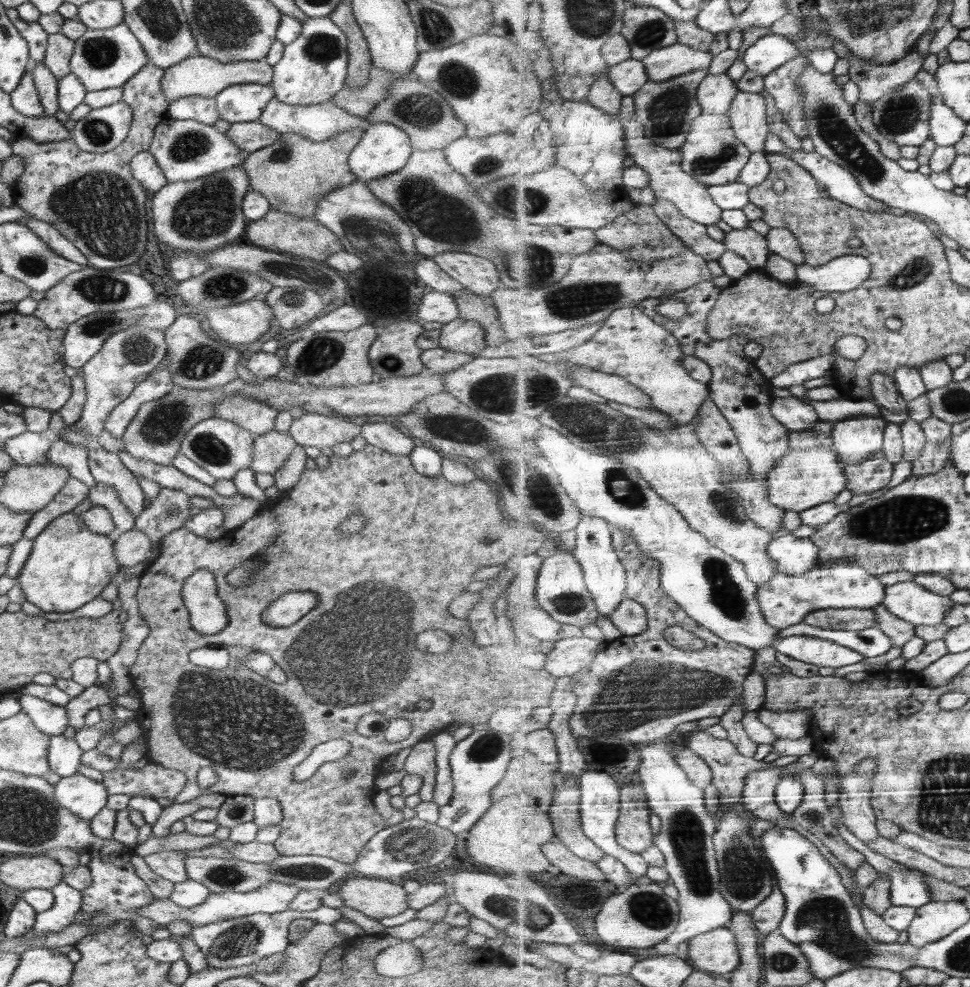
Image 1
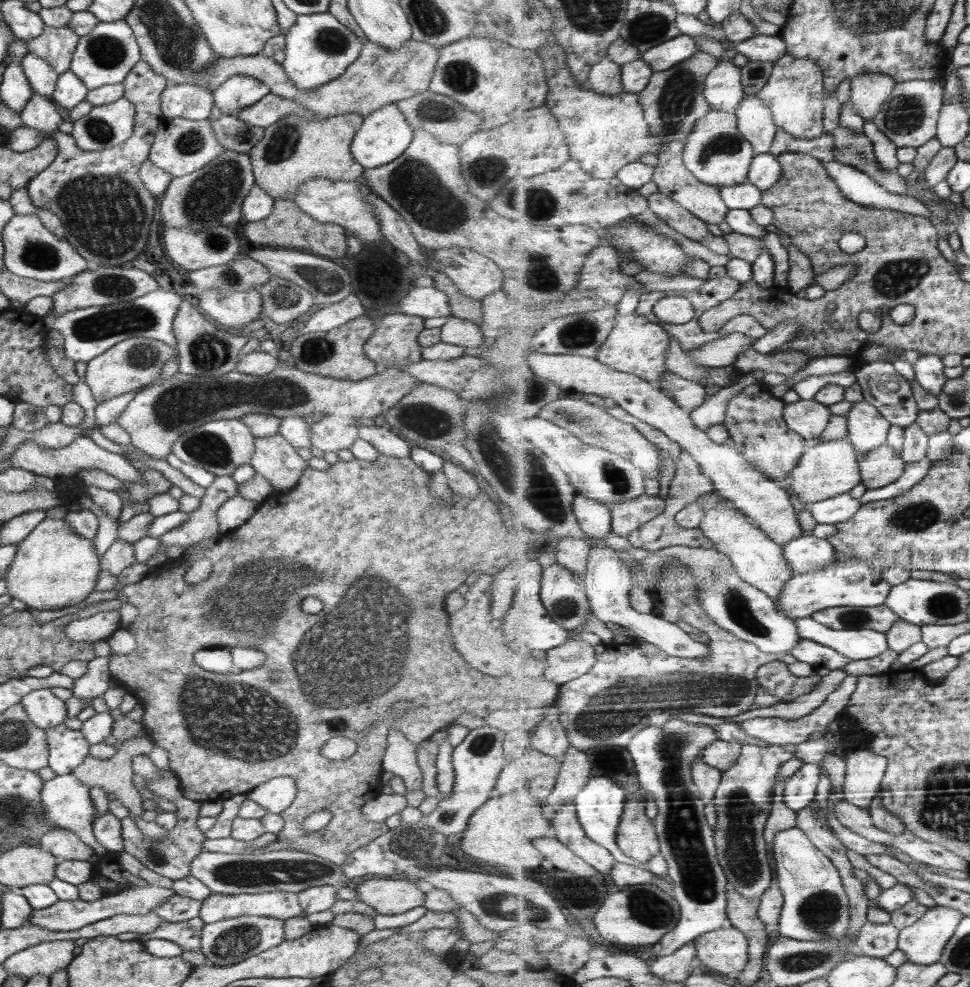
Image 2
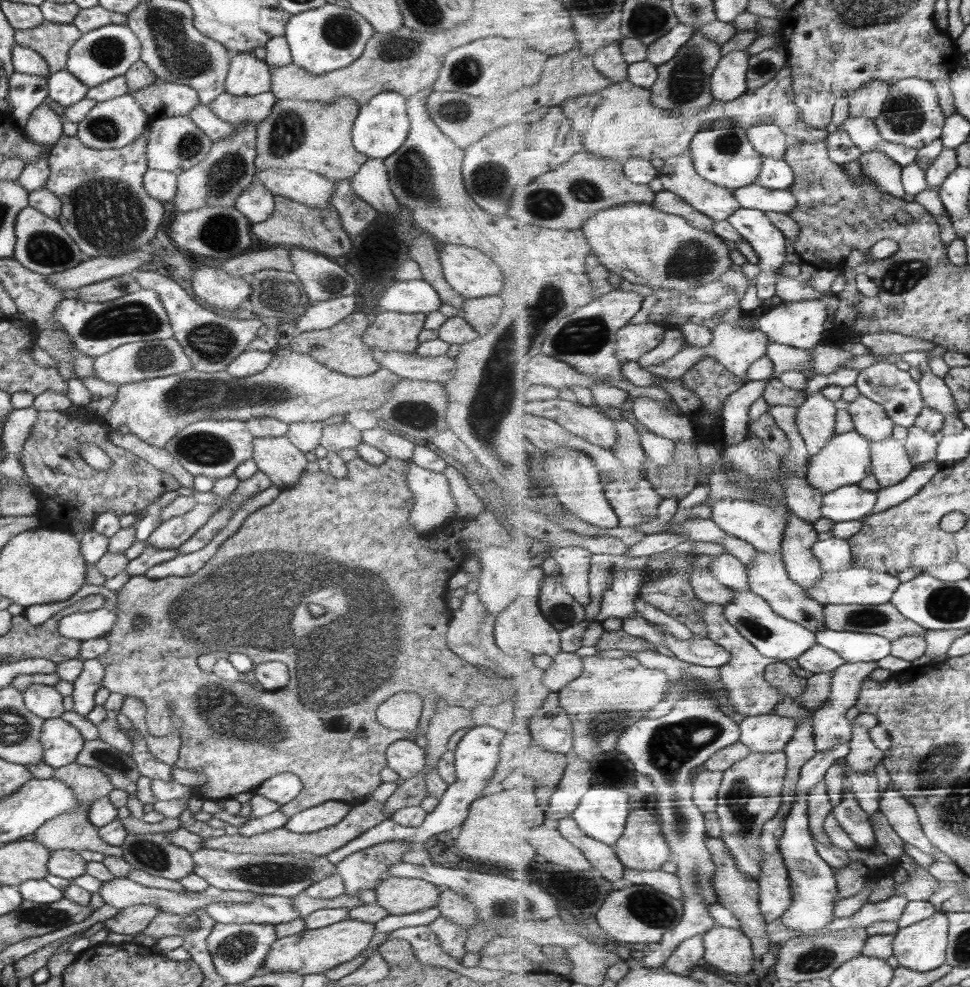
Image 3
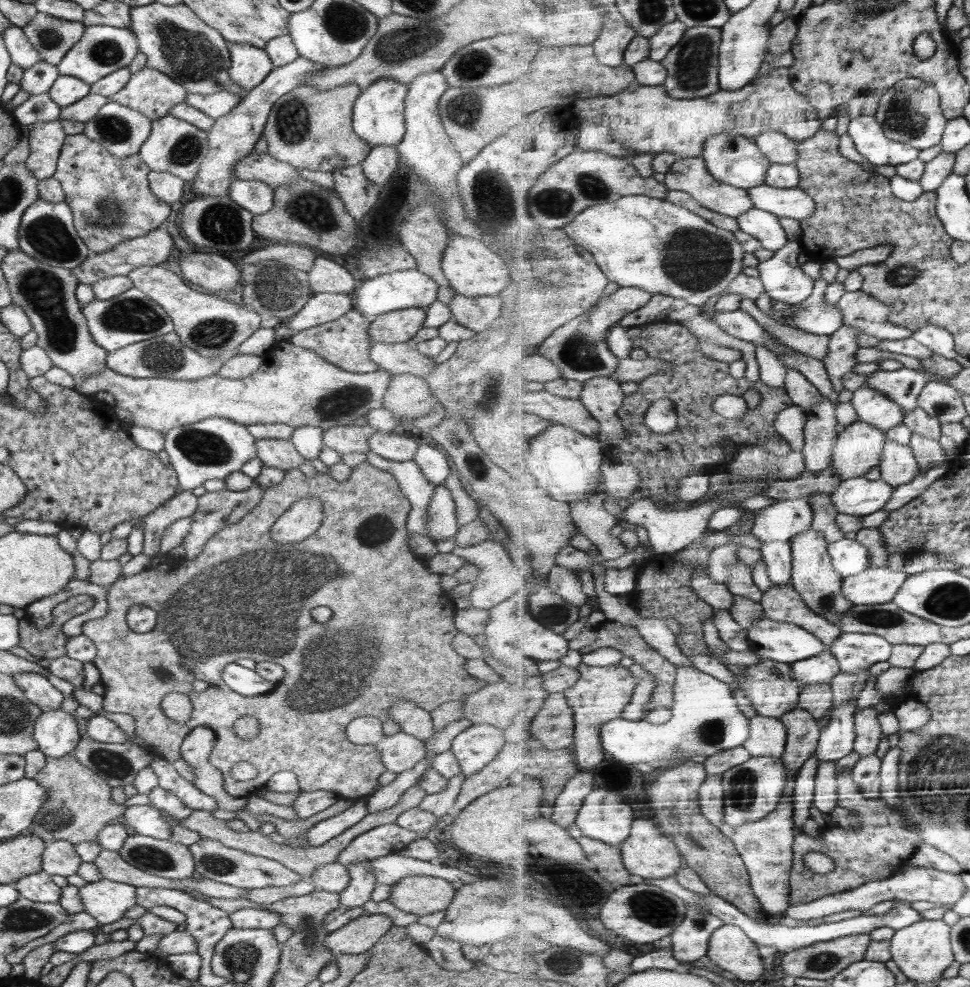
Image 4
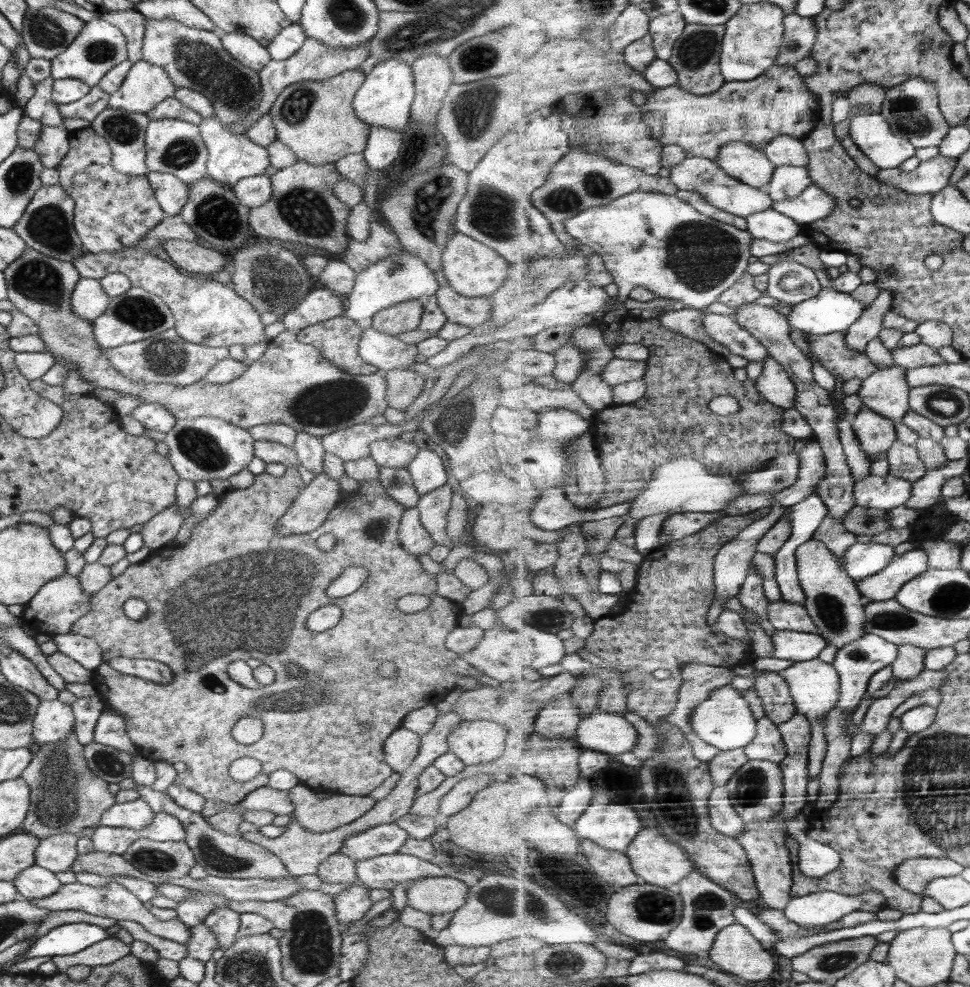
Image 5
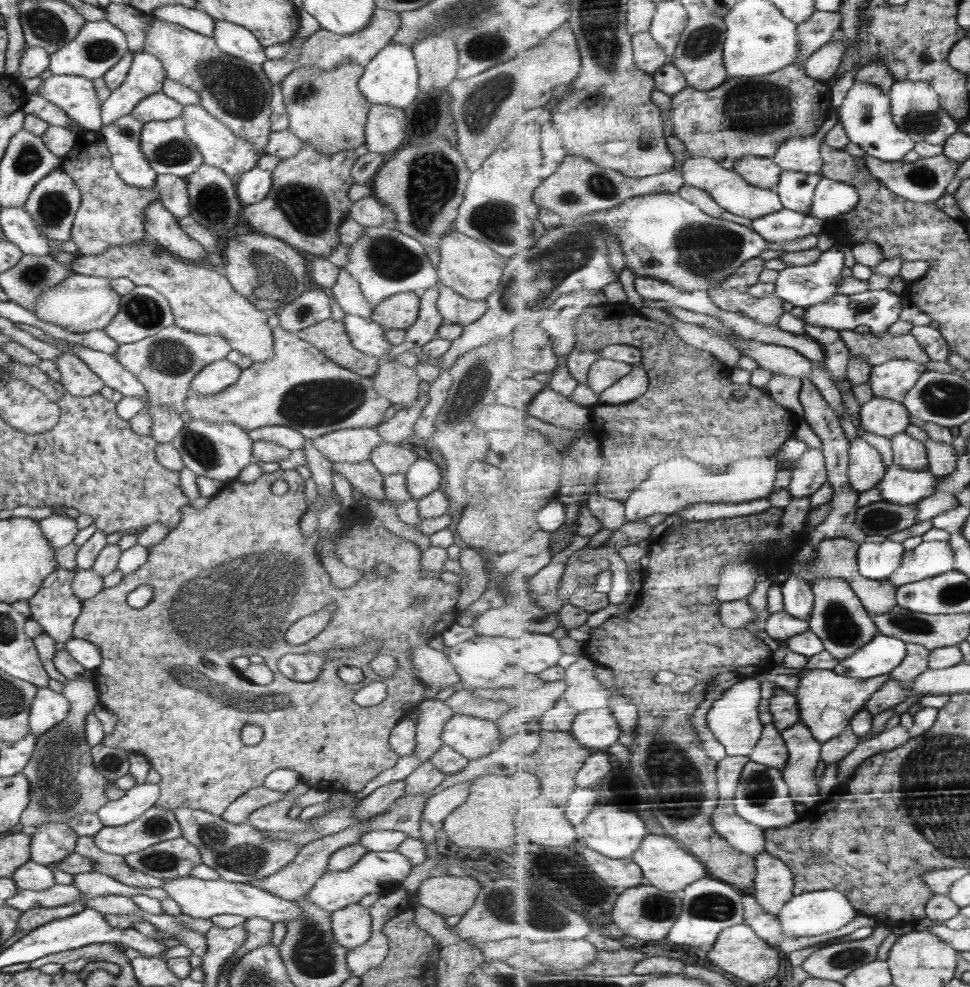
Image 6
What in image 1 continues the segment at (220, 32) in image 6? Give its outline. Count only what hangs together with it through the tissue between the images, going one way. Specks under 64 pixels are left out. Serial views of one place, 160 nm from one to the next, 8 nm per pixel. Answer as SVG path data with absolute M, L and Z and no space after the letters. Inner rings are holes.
M243 83L227 86L214 98L219 118L232 122L256 122L274 97L271 85Z

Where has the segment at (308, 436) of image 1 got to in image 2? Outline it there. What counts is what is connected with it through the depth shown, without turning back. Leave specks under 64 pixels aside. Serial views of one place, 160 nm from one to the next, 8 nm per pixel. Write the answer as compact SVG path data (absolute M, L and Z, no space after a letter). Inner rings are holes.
M320 420L309 426L311 445L323 452L338 452L349 449L359 437L356 426L340 424L334 420Z

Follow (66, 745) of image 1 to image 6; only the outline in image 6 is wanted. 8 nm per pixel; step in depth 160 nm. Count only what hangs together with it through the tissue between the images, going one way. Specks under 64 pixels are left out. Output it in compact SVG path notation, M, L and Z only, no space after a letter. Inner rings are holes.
M46 686L38 688L30 709L29 732L40 738L62 722L68 713L69 702L62 693L56 693Z

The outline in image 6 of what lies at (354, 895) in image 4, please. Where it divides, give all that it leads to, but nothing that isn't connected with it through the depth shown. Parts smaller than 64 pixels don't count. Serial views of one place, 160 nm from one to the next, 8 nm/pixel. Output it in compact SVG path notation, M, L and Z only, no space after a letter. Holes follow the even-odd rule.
M359 903L331 912L331 929L334 940L347 952L364 944L371 935L371 916L367 907Z

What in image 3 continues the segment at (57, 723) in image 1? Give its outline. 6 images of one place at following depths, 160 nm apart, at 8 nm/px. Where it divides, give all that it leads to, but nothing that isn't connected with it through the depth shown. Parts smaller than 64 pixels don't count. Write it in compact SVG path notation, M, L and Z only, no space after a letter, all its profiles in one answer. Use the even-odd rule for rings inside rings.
M31 684L24 690L25 707L43 720L64 714L63 696L53 686Z

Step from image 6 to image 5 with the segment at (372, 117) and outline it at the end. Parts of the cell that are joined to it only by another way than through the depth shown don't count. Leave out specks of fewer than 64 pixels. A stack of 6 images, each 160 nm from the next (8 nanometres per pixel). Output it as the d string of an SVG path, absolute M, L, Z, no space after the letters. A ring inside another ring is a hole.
M370 126L369 129L368 141L363 151L364 158L368 168L383 171L396 160L400 153L403 133L385 126Z

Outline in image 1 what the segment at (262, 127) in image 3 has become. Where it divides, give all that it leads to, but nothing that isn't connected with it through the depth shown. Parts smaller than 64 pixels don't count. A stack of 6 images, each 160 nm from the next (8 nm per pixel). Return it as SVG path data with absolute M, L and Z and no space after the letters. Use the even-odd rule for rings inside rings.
M351 128L322 142L310 141L296 133L278 134L278 141L264 149L247 154L241 164L250 181L249 188L264 195L274 210L299 218L315 218L316 204L331 190L346 186L357 178L351 173L348 157L363 131Z

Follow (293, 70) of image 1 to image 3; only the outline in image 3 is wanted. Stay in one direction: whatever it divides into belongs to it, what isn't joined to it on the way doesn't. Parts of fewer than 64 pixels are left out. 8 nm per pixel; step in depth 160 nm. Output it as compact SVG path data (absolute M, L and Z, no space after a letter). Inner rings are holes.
M326 2L318 9L292 15L286 24L284 38L291 51L292 63L308 73L320 75L353 64L375 33L370 22L350 6L342 8L338 4Z

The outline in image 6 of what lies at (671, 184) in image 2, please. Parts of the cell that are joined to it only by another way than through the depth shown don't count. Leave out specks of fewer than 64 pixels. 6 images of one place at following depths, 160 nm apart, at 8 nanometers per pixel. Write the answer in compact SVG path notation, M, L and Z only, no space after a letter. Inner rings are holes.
M690 157L683 163L683 173L688 186L697 186L710 191L716 202L734 214L745 216L746 219L756 219L780 212L785 208L781 194L774 189L754 186L738 171L725 167L718 159L710 157Z

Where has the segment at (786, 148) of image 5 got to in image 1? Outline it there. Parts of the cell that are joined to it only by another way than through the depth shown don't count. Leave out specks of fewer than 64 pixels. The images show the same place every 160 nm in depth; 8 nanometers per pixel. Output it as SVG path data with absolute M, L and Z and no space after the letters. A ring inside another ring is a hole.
M740 91L734 99L729 115L738 139L752 152L766 151L766 144L772 132L769 123L769 103L765 95Z

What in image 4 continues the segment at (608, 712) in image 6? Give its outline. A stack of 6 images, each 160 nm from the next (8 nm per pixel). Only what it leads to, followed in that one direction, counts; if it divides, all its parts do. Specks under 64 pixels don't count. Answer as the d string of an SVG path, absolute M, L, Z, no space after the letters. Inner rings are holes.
M679 667L678 682L675 682L675 706L672 708L672 718L663 724L652 724L644 720L626 720L624 717L612 720L602 729L602 742L606 753L612 753L618 760L628 764L646 762L658 771L671 768L677 762L675 758L683 754L686 760L695 754L712 756L742 745L751 737L751 718L748 718L734 698L730 684L718 680L712 674L706 674L694 667Z

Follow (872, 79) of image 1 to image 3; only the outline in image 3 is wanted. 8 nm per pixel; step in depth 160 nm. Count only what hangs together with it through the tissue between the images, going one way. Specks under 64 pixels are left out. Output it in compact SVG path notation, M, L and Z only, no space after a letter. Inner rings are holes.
M870 82L858 90L850 91L850 116L878 118L884 112L890 91L891 85L888 82Z

